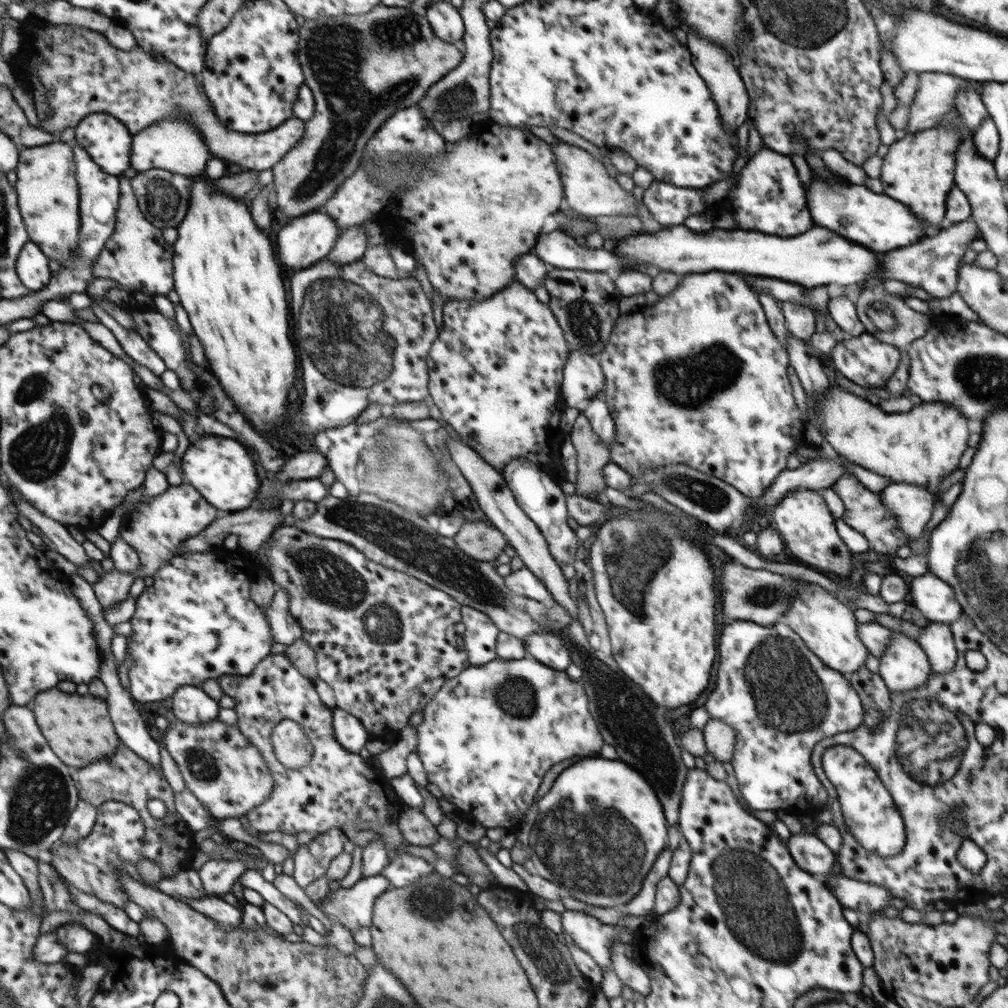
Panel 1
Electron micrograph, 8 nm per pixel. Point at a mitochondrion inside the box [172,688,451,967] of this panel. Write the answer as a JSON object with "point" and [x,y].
{"point":[202,766]}

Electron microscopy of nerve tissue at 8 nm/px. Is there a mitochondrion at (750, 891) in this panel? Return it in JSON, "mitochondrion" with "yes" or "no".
{"mitochondrion":"yes"}

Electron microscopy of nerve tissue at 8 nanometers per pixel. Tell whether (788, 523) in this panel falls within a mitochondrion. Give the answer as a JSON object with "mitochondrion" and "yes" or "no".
{"mitochondrion":"no"}

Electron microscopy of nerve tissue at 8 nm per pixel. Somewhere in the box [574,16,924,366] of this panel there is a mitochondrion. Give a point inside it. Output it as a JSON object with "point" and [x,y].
{"point":[882,315]}

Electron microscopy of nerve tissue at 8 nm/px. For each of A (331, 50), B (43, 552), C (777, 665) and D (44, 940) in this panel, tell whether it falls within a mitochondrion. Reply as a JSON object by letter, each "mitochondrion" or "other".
{"A":"mitochondrion","B":"other","C":"mitochondrion","D":"other"}

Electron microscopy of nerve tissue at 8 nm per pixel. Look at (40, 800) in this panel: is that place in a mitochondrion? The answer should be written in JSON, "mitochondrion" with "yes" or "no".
{"mitochondrion":"yes"}

